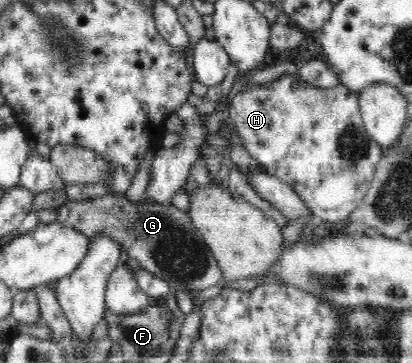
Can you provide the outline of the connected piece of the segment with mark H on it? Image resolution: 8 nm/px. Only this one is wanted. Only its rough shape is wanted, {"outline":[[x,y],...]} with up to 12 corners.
{"outline":[[342,83],[229,104],[252,159],[316,220],[350,218],[386,151]]}

